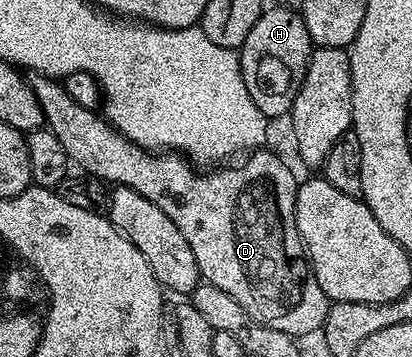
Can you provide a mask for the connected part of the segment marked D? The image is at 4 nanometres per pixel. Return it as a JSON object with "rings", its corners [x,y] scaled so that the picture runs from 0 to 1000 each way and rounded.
{"rings":[[[75,204],[68,227],[78,258],[87,258],[87,280],[97,280],[109,361],[124,364],[136,392],[146,392],[155,426],[165,426],[165,448],[192,479],[243,499],[260,515],[308,521],[340,538],[350,560],[369,560],[369,571],[393,585],[408,616],[437,639],[447,672],[456,672],[466,717],[476,717],[476,739],[498,787],[534,807],[534,818],[553,818],[553,829],[563,829],[563,840],[573,840],[573,852],[583,852],[583,863],[592,863],[614,899],[670,919],[670,930],[735,941],[769,938],[784,922],[803,840],[767,784],[752,725],[743,717],[743,686],[733,681],[718,639],[714,585],[728,510],[714,501],[711,482],[655,415],[629,415],[575,459],[549,459],[493,482],[430,426],[376,426],[333,409],[260,342],[245,317],[194,303],[194,291],[165,269],[158,238],[143,221]]]}

